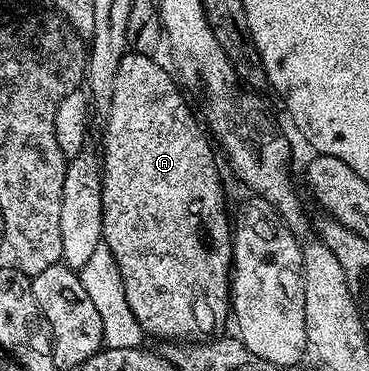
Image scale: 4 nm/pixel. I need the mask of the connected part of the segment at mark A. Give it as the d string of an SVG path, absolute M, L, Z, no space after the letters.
M128 53L117 65L117 81L113 85L113 101L111 108L105 112L107 132L103 135L103 151L101 150L103 178L103 235L102 242L113 253L117 261L117 269L121 269L121 281L125 285L125 301L129 301L129 309L133 309L133 317L141 325L148 336L156 335L167 341L203 341L214 336L223 322L228 322L231 311L231 273L233 270L233 219L227 215L227 199L223 196L223 183L219 180L219 167L215 164L216 150L205 130L204 124L195 120L189 104L183 100L184 92L180 84L150 55Z

